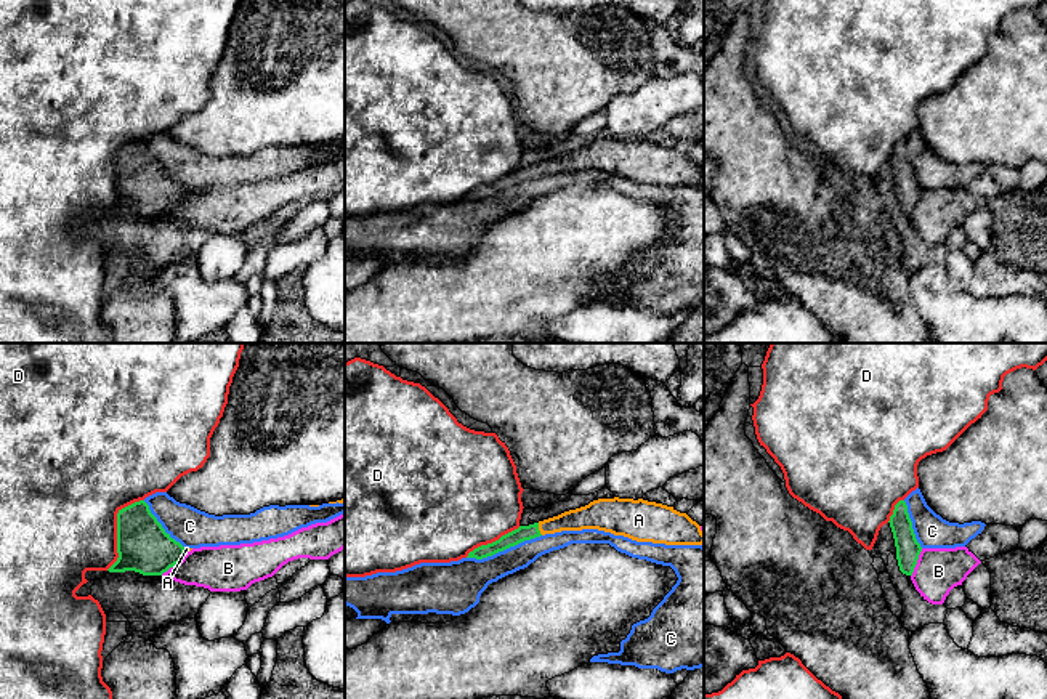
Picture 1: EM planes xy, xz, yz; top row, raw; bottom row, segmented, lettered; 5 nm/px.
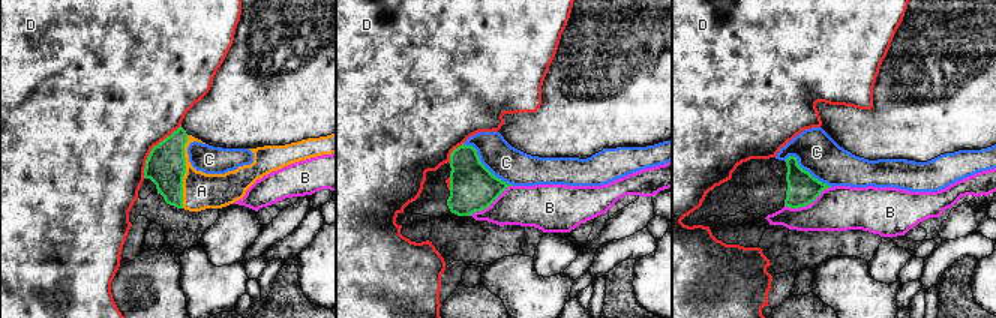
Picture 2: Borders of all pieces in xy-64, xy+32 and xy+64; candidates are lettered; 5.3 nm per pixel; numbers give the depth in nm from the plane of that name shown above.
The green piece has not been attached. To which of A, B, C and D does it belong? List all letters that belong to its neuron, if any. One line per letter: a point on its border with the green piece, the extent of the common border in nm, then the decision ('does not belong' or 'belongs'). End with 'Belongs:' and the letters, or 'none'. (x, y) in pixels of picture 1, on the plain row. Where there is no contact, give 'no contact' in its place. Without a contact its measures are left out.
A: contact xz (537, 170); length 70 nm; belongs
B: contact xy (175, 204); length 180 nm; does not belong
C: contact xz (504, 189); length 400 nm; does not belong
D: contact xy (117, 170); length 400 nm; does not belong
Belongs: A

